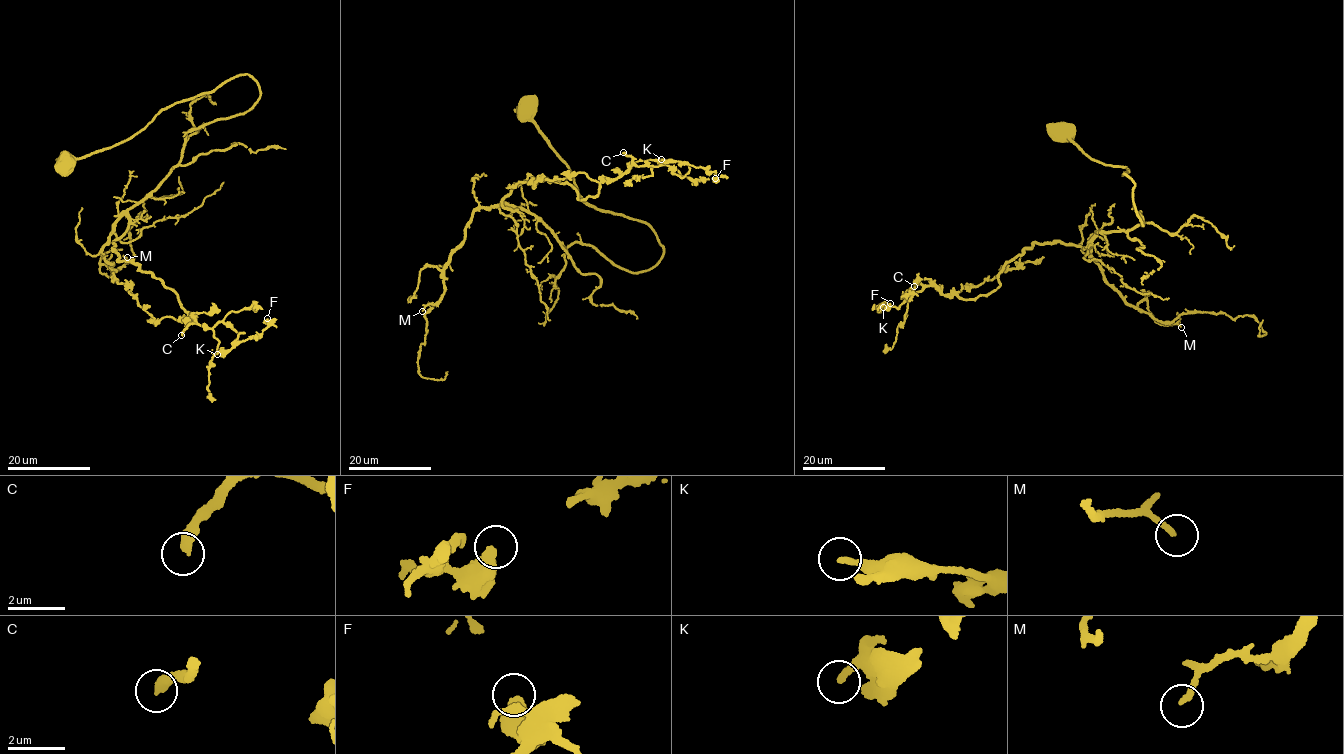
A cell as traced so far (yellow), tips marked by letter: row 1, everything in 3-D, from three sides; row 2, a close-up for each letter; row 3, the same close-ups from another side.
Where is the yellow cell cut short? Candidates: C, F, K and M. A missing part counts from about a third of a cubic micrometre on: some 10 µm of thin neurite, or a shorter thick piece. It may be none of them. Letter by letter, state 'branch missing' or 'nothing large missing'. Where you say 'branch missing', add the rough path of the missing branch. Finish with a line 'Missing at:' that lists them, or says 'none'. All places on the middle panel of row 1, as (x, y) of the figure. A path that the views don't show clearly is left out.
C: branch missing
F: nothing large missing
K: nothing large missing
M: nothing large missing
Missing at: C

